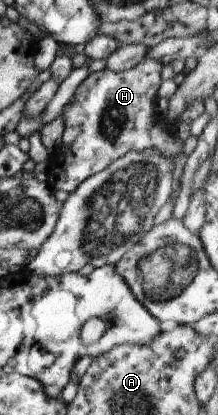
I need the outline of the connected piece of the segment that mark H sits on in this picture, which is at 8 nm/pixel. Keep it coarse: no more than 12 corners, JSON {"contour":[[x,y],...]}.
{"contour":[[162,64],[93,72],[65,104],[45,184],[71,193],[129,152],[173,167]]}

